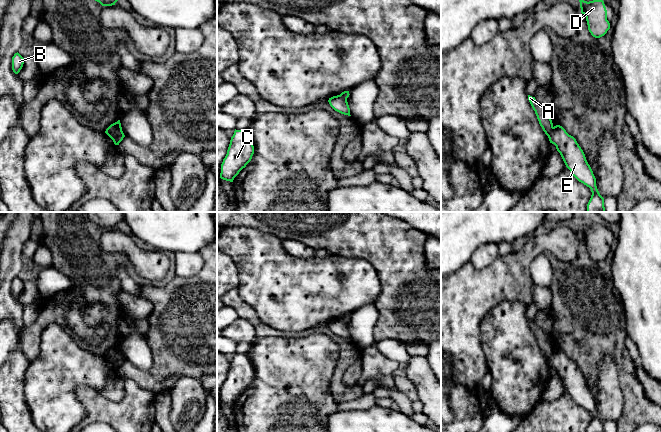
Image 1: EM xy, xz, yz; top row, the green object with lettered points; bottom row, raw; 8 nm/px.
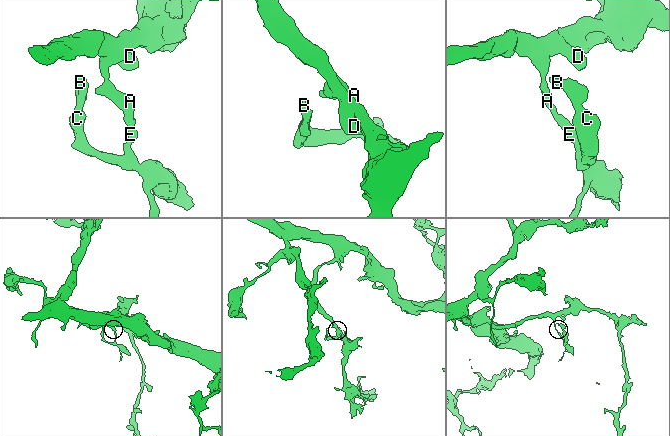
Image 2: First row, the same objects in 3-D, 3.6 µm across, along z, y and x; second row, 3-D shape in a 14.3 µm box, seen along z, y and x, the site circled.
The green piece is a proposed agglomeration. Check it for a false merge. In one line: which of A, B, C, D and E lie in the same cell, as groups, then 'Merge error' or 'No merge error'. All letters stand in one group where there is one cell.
Groups: A D / B C E. Merge error

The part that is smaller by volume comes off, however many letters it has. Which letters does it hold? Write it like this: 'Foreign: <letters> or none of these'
Foreign: B, C, E

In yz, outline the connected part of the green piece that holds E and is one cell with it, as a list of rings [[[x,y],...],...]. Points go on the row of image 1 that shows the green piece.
[[[560,125],[553,127],[548,138],[550,143],[556,146],[572,175],[591,189],[592,195],[587,204],[587,212],[606,212],[604,198],[600,195],[596,186],[596,178],[576,139]]]

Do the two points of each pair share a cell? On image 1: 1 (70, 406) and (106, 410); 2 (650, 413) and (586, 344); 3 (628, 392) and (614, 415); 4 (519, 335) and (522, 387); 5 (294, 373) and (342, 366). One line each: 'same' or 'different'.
1: different
2: same
3: different
4: same
5: different

